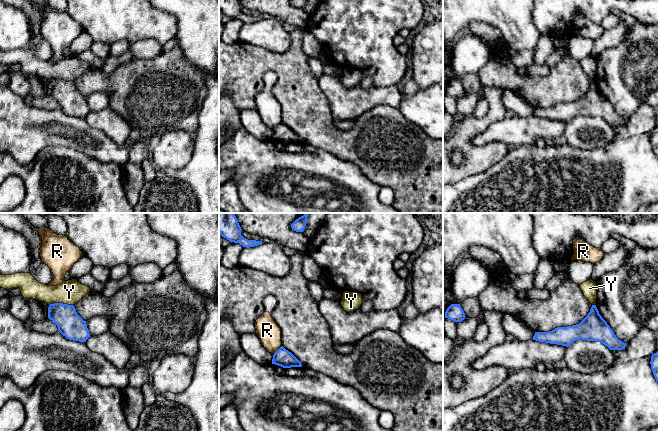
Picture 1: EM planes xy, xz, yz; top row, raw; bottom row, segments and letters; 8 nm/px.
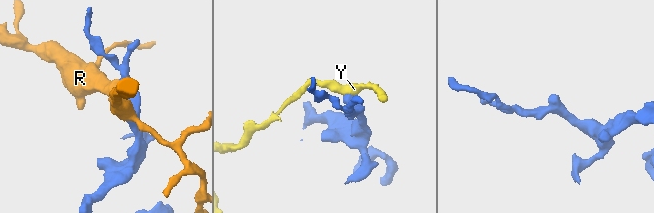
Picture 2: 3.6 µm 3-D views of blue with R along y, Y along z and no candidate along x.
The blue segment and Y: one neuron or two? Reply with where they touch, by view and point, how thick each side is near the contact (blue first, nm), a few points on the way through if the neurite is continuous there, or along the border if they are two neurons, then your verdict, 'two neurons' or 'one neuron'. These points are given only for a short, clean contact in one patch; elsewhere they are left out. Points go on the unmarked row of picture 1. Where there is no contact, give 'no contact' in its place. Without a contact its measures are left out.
xy (61, 79) | 200/190 nm | along xy (73, 80), (51, 79), (49, 81) | two neurons

